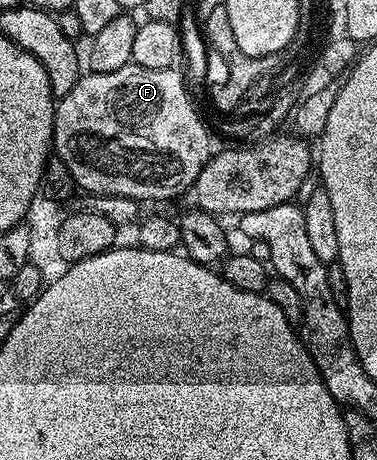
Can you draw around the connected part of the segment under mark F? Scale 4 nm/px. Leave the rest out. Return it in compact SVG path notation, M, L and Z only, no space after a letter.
M136 63L125 65L113 73L87 73L69 89L69 93L63 99L58 100L55 108L55 133L53 136L53 151L61 161L68 167L69 173L74 179L74 186L91 191L92 196L96 195L120 195L130 199L146 201L146 199L171 199L174 195L182 196L187 188L197 181L197 173L206 165L212 157L211 135L207 132L207 127L203 124L203 119L199 116L199 111L195 108L195 103L191 100L191 95L187 92L187 83L179 76L180 72L175 69L145 69Z

